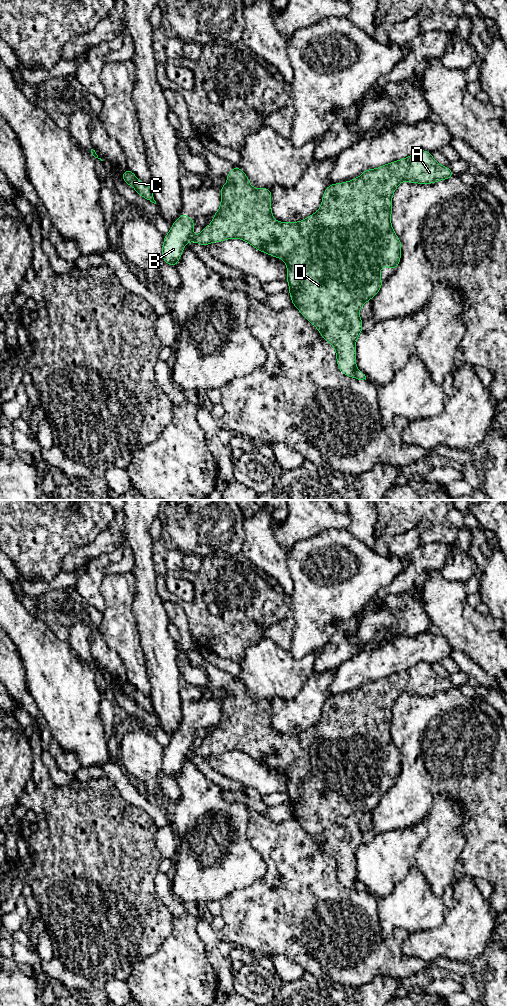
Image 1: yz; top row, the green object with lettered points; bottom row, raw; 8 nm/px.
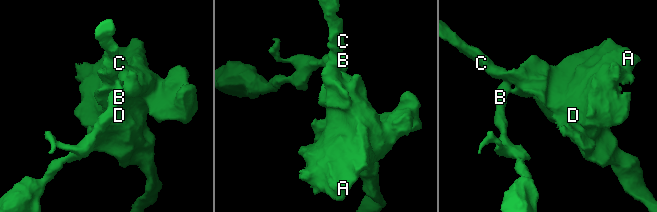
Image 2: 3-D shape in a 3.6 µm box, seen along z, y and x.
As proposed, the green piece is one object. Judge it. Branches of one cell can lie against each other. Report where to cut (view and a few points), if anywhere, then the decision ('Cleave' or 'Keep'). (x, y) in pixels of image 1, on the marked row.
Split along yz (192, 236), (193, 240). Cleave

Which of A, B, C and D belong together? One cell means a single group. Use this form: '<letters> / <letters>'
A C D / B

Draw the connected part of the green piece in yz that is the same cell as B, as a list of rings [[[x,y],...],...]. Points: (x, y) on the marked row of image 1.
[[[184,213],[172,224],[167,235],[164,235],[162,259],[171,266],[176,266],[185,245],[193,241],[194,220]]]

